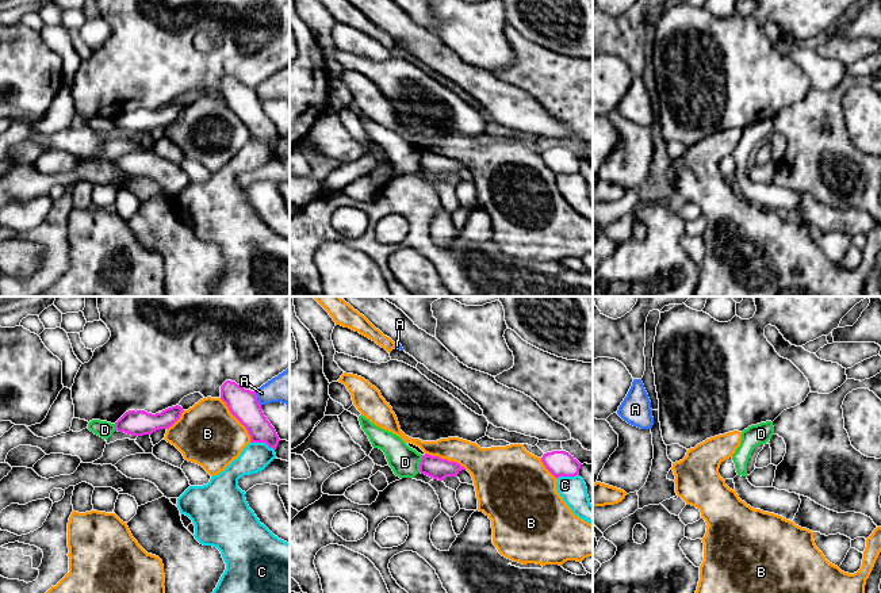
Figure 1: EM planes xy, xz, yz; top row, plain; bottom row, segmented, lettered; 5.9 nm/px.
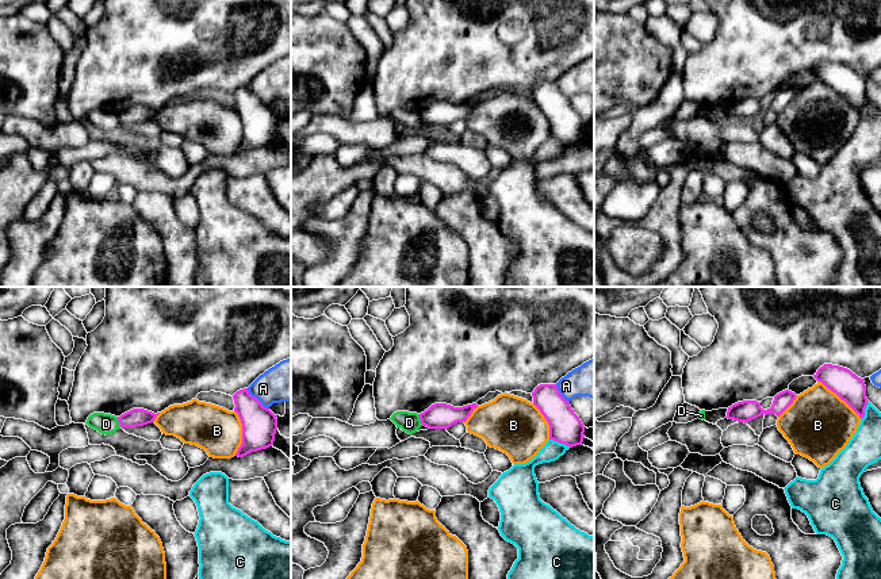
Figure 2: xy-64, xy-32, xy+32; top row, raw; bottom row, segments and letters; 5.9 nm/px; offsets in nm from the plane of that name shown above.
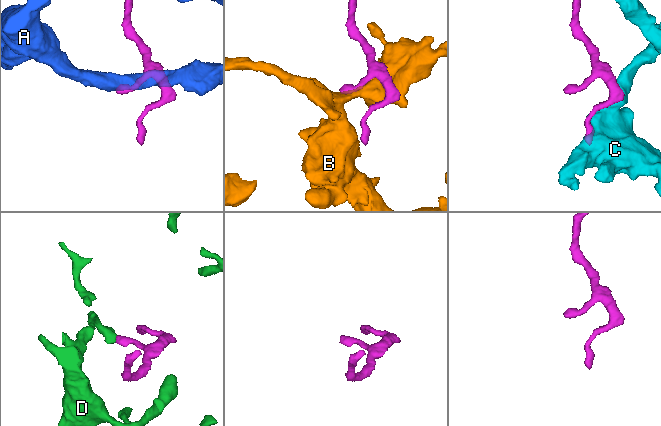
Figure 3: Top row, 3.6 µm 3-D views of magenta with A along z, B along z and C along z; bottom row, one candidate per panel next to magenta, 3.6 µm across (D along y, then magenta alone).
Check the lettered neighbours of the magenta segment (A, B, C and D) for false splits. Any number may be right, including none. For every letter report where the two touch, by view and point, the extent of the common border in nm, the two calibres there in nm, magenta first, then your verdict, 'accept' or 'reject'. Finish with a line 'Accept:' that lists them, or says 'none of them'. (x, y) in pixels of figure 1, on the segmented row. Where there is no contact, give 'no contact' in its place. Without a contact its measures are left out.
A: contact xy (256, 398); length 90 nm; calibres 180 and 200 nm; reject
B: contact xy (237, 419); length 320 nm; calibres 180 and 380 nm; reject
C: contact xy (263, 442); length 150 nm; calibres 170 and 170 nm; reject
D: contact xz (420, 463); length 110 nm; calibres 130 and 180 nm; reject
Accept: none of them

